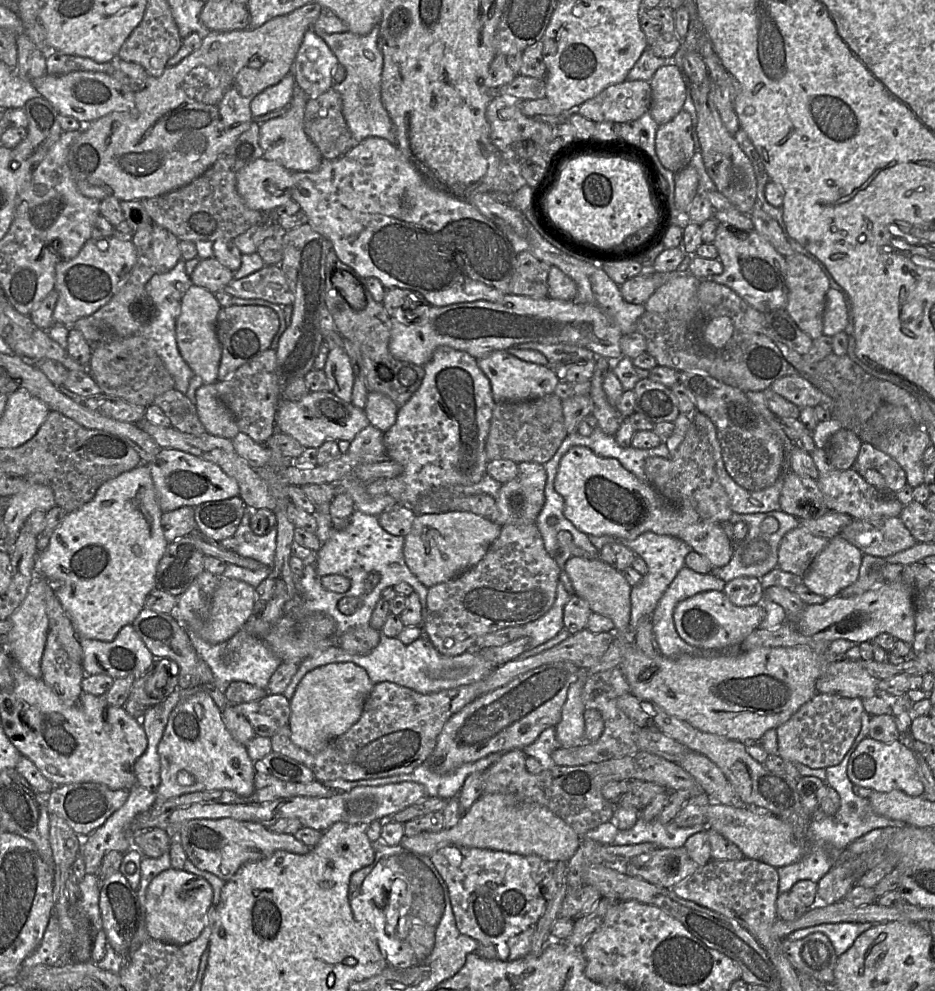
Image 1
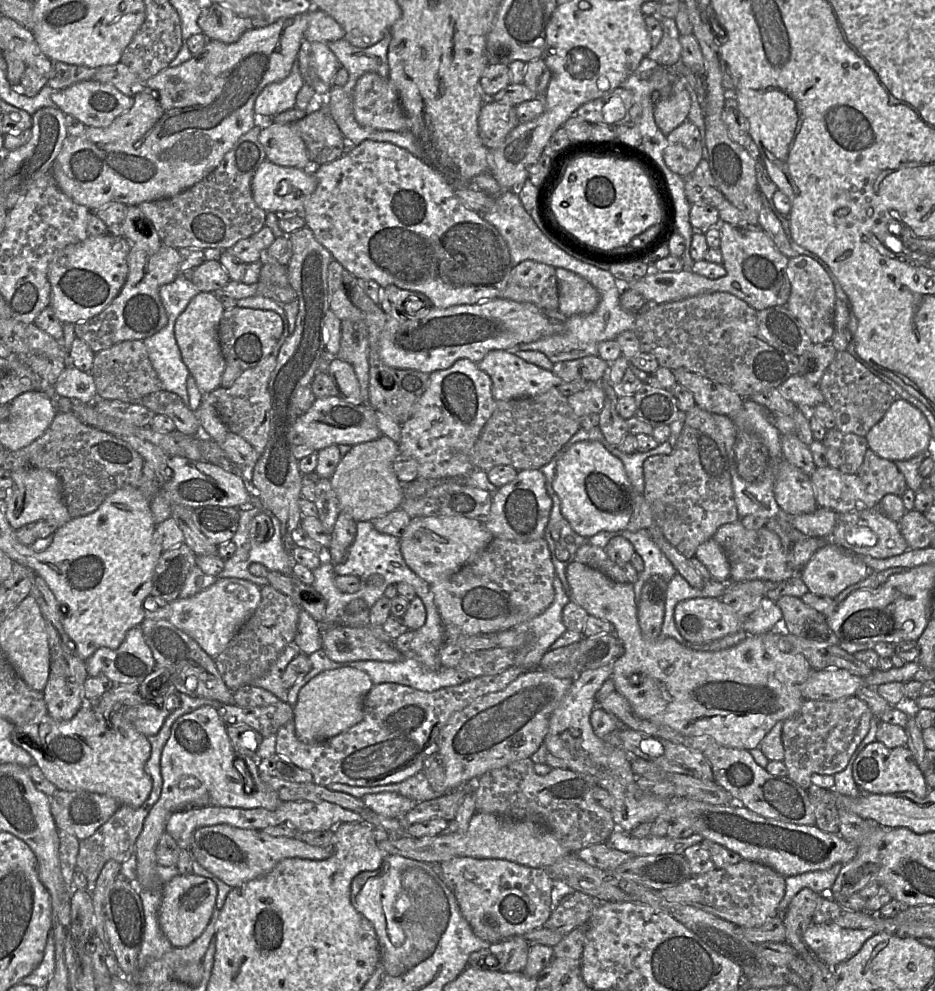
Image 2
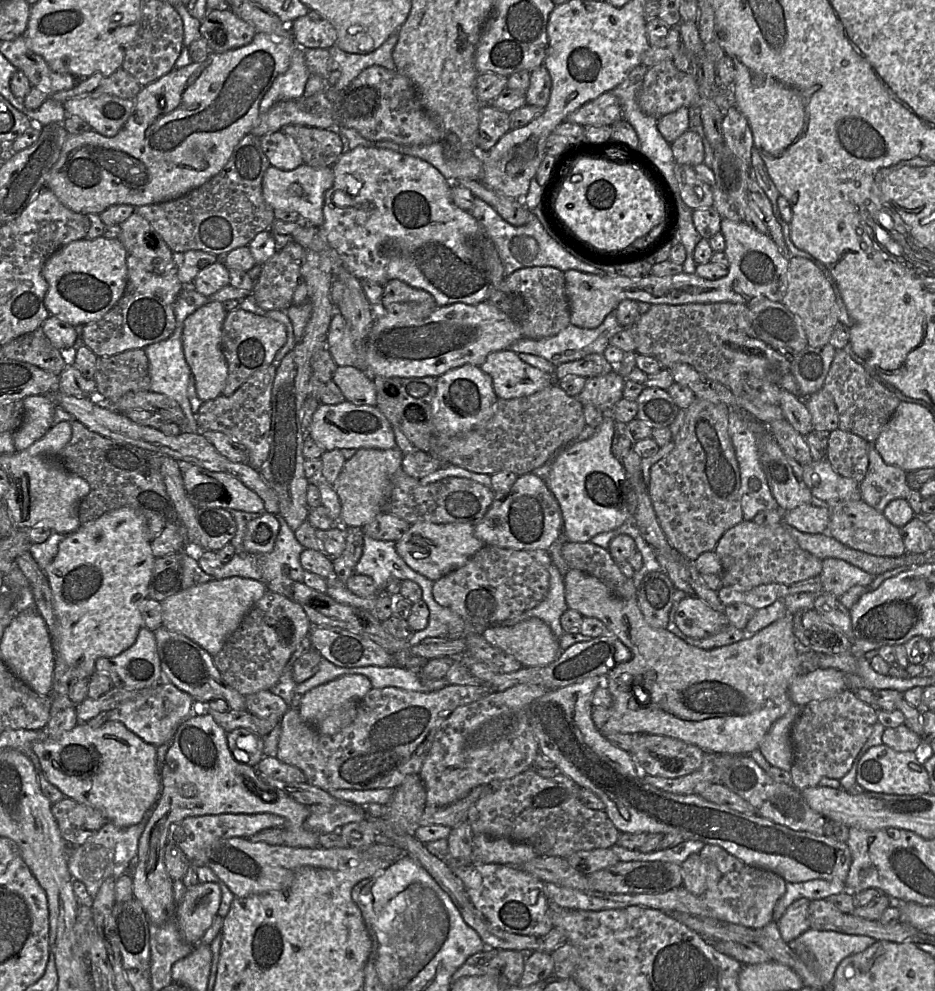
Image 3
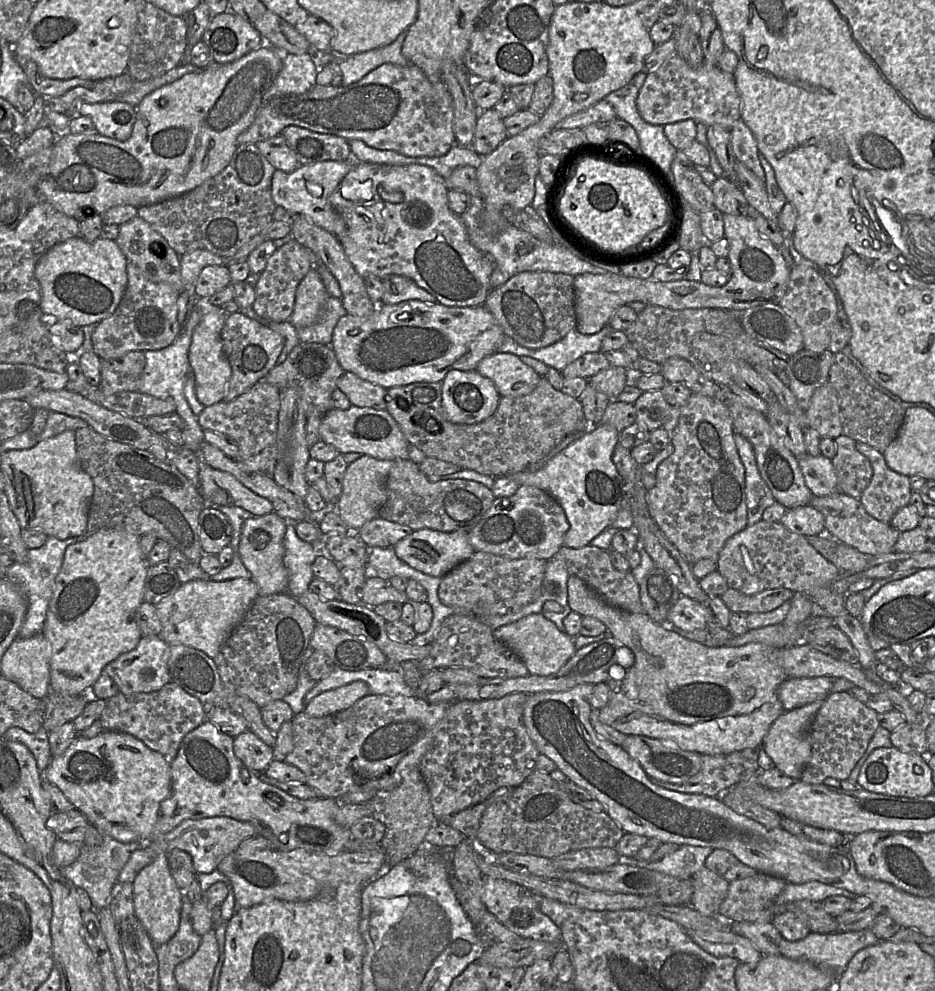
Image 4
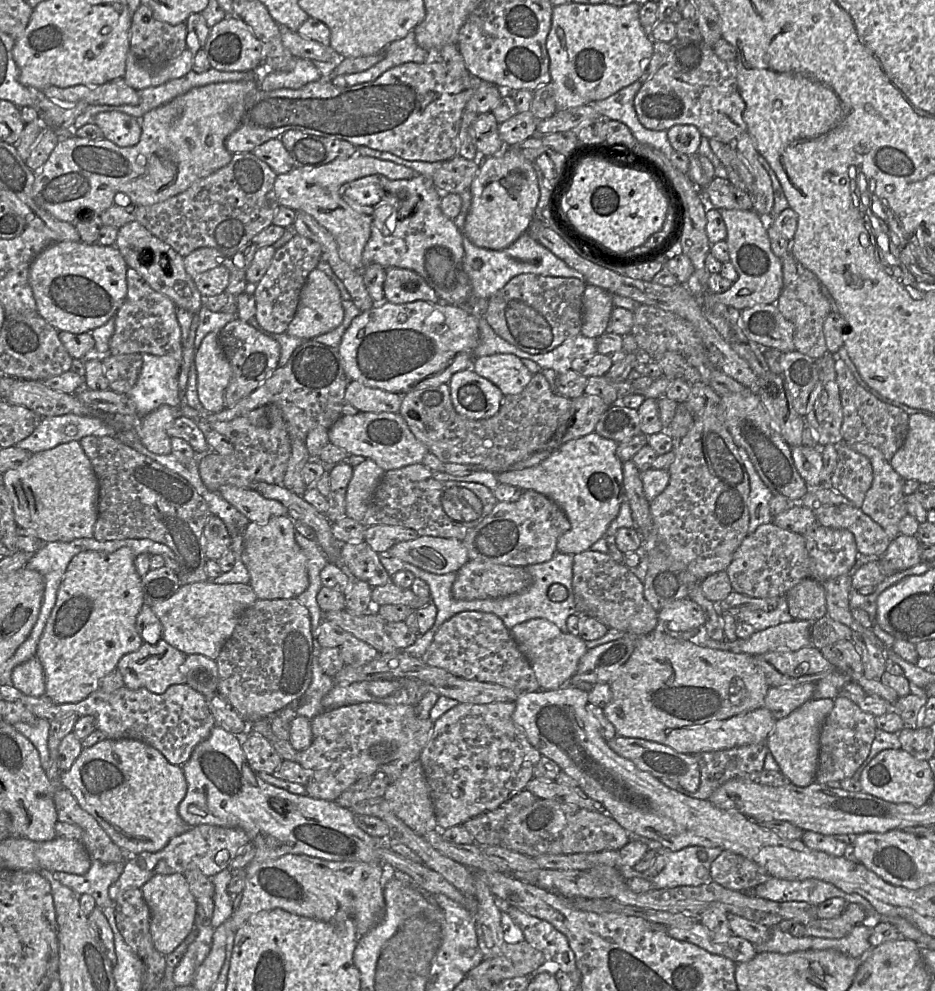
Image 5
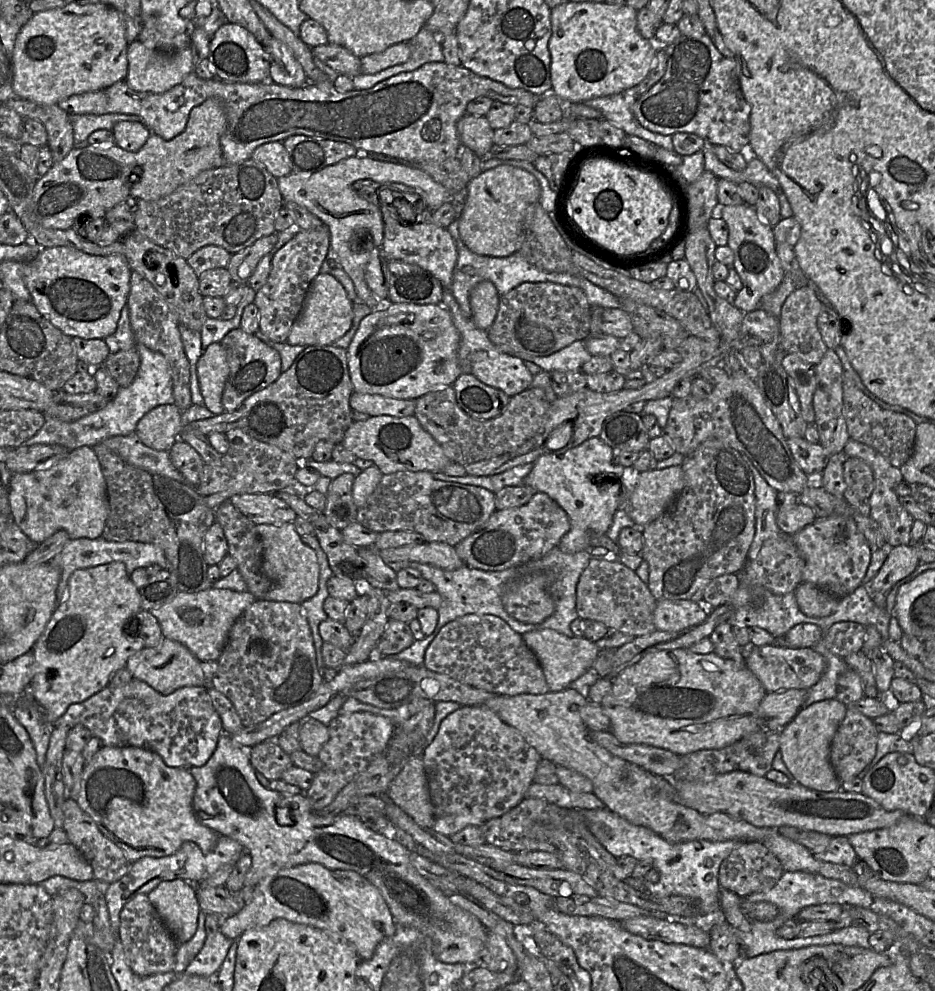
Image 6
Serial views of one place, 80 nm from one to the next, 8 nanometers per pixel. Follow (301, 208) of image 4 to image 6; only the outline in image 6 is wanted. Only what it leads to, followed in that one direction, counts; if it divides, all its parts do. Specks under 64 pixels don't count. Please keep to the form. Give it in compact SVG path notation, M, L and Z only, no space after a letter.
M357 156L343 159L318 171L291 172L277 178L277 182L284 202L294 202L307 209L328 228L331 252L353 281L359 300L372 308L372 312L385 310L393 302L389 300L377 305L381 298L371 292L365 280L365 269L371 250L374 247L381 248L384 237L381 209L363 197L363 190L366 192L365 185L368 182L377 182L381 185L400 183L410 186L417 191L425 205L433 212L444 203L451 201L453 195L416 165Z

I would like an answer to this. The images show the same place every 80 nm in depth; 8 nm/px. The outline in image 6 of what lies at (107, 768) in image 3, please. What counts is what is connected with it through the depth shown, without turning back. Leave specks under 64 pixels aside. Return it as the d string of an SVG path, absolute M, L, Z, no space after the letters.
M102 746L83 767L80 791L75 801L93 819L103 835L134 862L145 856L170 856L186 841L196 843L204 853L215 848L219 834L202 825L195 816L192 805L195 789L196 781L189 770L167 766L153 751L134 746Z

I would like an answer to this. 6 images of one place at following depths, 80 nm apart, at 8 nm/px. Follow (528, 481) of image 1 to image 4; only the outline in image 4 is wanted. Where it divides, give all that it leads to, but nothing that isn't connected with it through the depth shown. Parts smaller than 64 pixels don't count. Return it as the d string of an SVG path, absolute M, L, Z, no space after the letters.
M520 485L510 497L496 498L483 518L468 533L475 551L509 559L536 558L550 560L563 545L569 522L554 497L537 487Z

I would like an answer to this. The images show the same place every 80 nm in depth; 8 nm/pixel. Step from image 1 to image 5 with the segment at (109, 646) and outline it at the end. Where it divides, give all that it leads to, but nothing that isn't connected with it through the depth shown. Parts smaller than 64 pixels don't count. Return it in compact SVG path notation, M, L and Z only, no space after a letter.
M161 638L156 644L143 642L137 651L125 654L119 660L116 670L121 673L125 687L132 690L146 688L152 693L162 694L172 685L186 683L181 672L185 658L183 652Z

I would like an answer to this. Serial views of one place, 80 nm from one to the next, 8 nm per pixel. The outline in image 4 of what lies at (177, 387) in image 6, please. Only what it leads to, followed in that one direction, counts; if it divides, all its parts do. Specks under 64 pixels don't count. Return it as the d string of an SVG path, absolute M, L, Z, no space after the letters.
M127 263L127 287L116 310L96 326L92 346L100 359L116 359L134 350L160 350L171 345L179 333L177 301L180 292L167 283L147 279L133 263Z

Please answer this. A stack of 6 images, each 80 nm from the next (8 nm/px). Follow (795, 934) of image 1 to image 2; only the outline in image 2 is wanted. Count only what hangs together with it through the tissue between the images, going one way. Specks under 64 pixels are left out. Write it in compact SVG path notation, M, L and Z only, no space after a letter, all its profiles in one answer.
M811 924L802 933L802 939L816 958L828 968L853 957L874 935L870 929L848 929L835 924Z

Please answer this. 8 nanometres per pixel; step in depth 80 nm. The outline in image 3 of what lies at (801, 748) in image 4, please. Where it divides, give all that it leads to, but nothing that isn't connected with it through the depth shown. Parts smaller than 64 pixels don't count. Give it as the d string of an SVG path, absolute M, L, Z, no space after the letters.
M793 705L784 716L777 719L772 724L764 739L760 743L759 750L771 766L790 772L794 760L794 751L790 733L791 728L797 719L802 707L803 706Z

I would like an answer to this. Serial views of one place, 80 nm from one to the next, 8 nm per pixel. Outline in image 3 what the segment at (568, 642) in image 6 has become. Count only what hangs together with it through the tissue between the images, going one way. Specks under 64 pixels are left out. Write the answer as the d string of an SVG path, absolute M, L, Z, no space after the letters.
M537 617L512 626L487 627L482 635L489 644L512 655L524 667L546 666L562 653L559 639Z

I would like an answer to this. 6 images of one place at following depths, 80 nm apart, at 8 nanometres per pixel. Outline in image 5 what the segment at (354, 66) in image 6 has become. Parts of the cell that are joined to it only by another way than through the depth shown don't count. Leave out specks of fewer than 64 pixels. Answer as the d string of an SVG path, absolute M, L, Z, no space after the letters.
M279 26L279 30L283 45L295 59L326 62L337 55L330 46L324 46L314 40L304 38L286 26Z

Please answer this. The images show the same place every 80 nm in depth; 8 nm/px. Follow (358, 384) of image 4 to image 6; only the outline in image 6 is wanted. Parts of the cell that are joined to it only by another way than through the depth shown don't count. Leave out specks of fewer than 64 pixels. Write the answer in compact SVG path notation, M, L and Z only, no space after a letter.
M355 391L350 396L349 404L352 410L369 416L410 417L414 416L416 408L416 400L389 398Z

